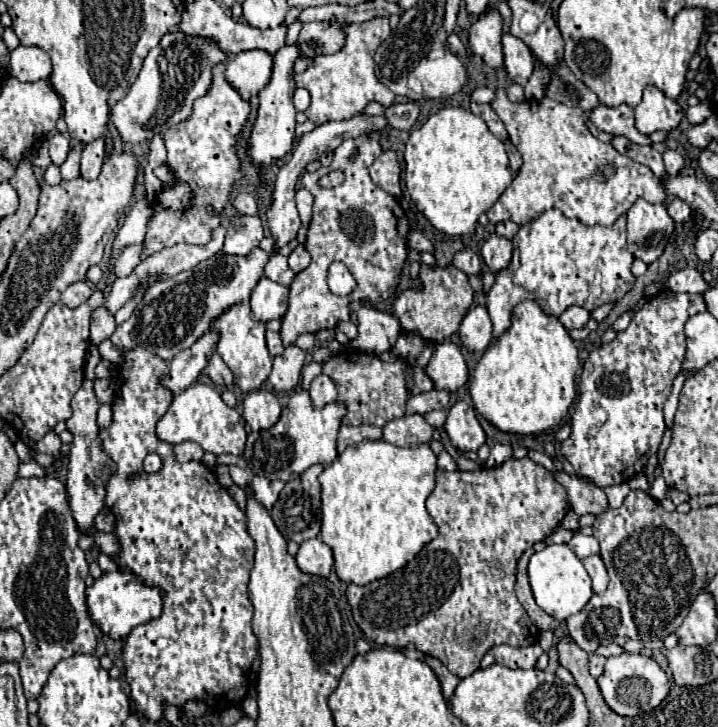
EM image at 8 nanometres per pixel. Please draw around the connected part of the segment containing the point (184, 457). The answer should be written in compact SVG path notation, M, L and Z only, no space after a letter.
M195 441L179 443L179 445L175 445L173 449L175 449L177 461L181 461L181 463L187 463L187 461L193 461L193 459L195 459L195 461L201 461L201 457L203 457L203 449L201 449L201 445L195 443Z

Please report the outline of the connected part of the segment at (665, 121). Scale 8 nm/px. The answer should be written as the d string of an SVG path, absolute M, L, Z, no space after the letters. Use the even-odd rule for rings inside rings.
M647 85L641 103L635 107L635 127L643 135L653 131L671 131L683 119L683 109L655 85Z

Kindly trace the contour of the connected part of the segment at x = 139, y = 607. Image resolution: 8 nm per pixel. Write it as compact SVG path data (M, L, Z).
M103 573L91 587L87 587L85 595L89 597L89 615L93 625L97 625L107 637L123 639L131 633L133 627L143 625L161 615L161 591L155 587L147 587L131 573Z

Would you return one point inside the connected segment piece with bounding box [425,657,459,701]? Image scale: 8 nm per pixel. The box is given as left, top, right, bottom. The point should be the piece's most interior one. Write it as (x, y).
(449, 681)

